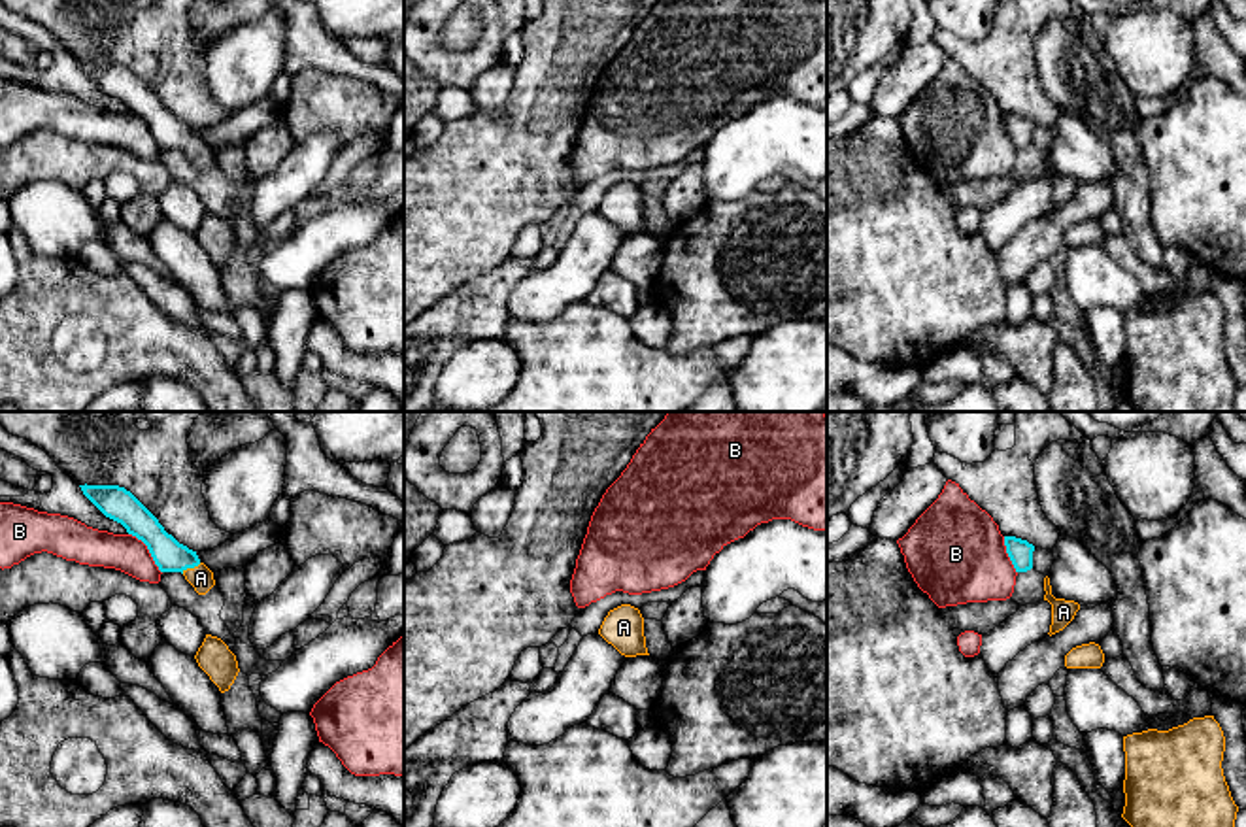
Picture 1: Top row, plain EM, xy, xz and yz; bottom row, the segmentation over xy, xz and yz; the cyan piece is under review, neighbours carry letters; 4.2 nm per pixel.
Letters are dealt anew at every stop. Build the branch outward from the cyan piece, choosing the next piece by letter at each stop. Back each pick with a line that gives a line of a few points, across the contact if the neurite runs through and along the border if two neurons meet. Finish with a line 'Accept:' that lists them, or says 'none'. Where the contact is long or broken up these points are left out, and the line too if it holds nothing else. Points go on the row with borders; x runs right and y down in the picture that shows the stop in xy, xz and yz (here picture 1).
A: Line: xy (170, 556), (184, 559), (191, 567), (201, 578)
Accept: A

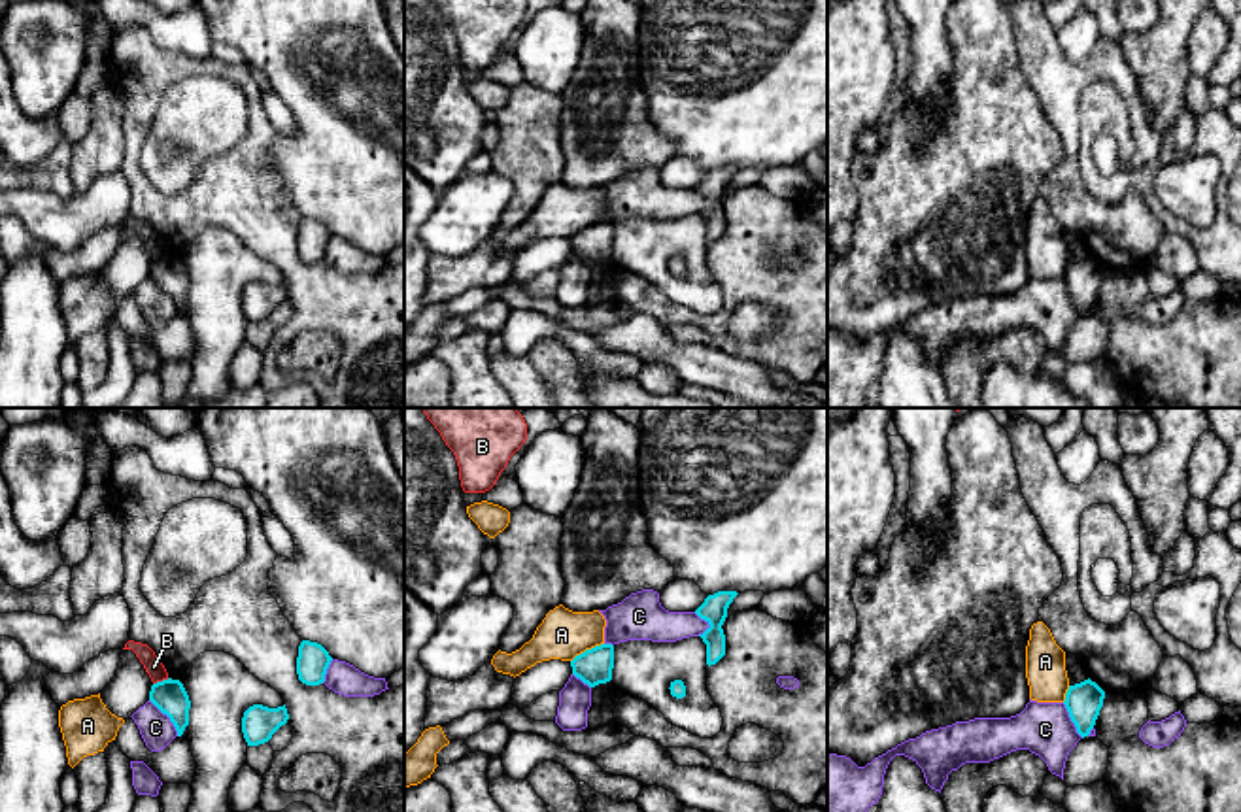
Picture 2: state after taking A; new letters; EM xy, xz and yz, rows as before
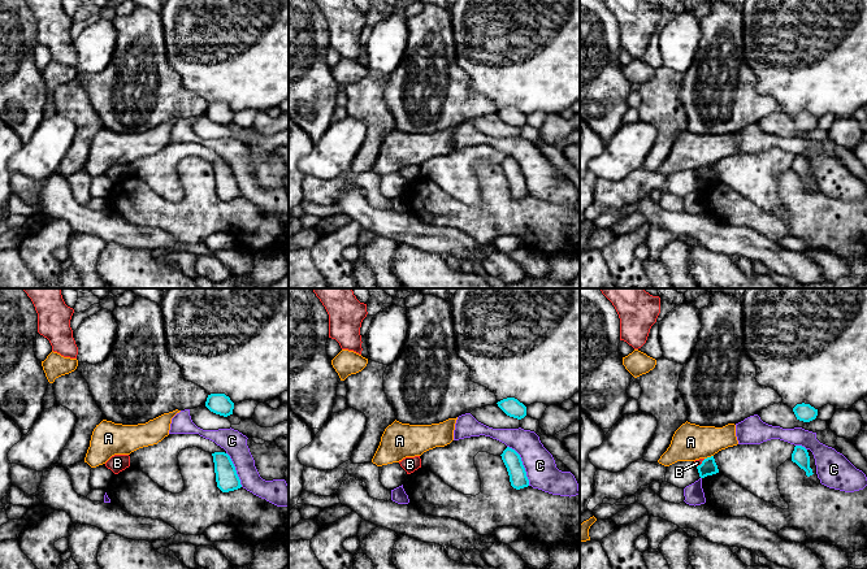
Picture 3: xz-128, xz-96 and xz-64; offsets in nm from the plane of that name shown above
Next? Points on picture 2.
Accept: none

